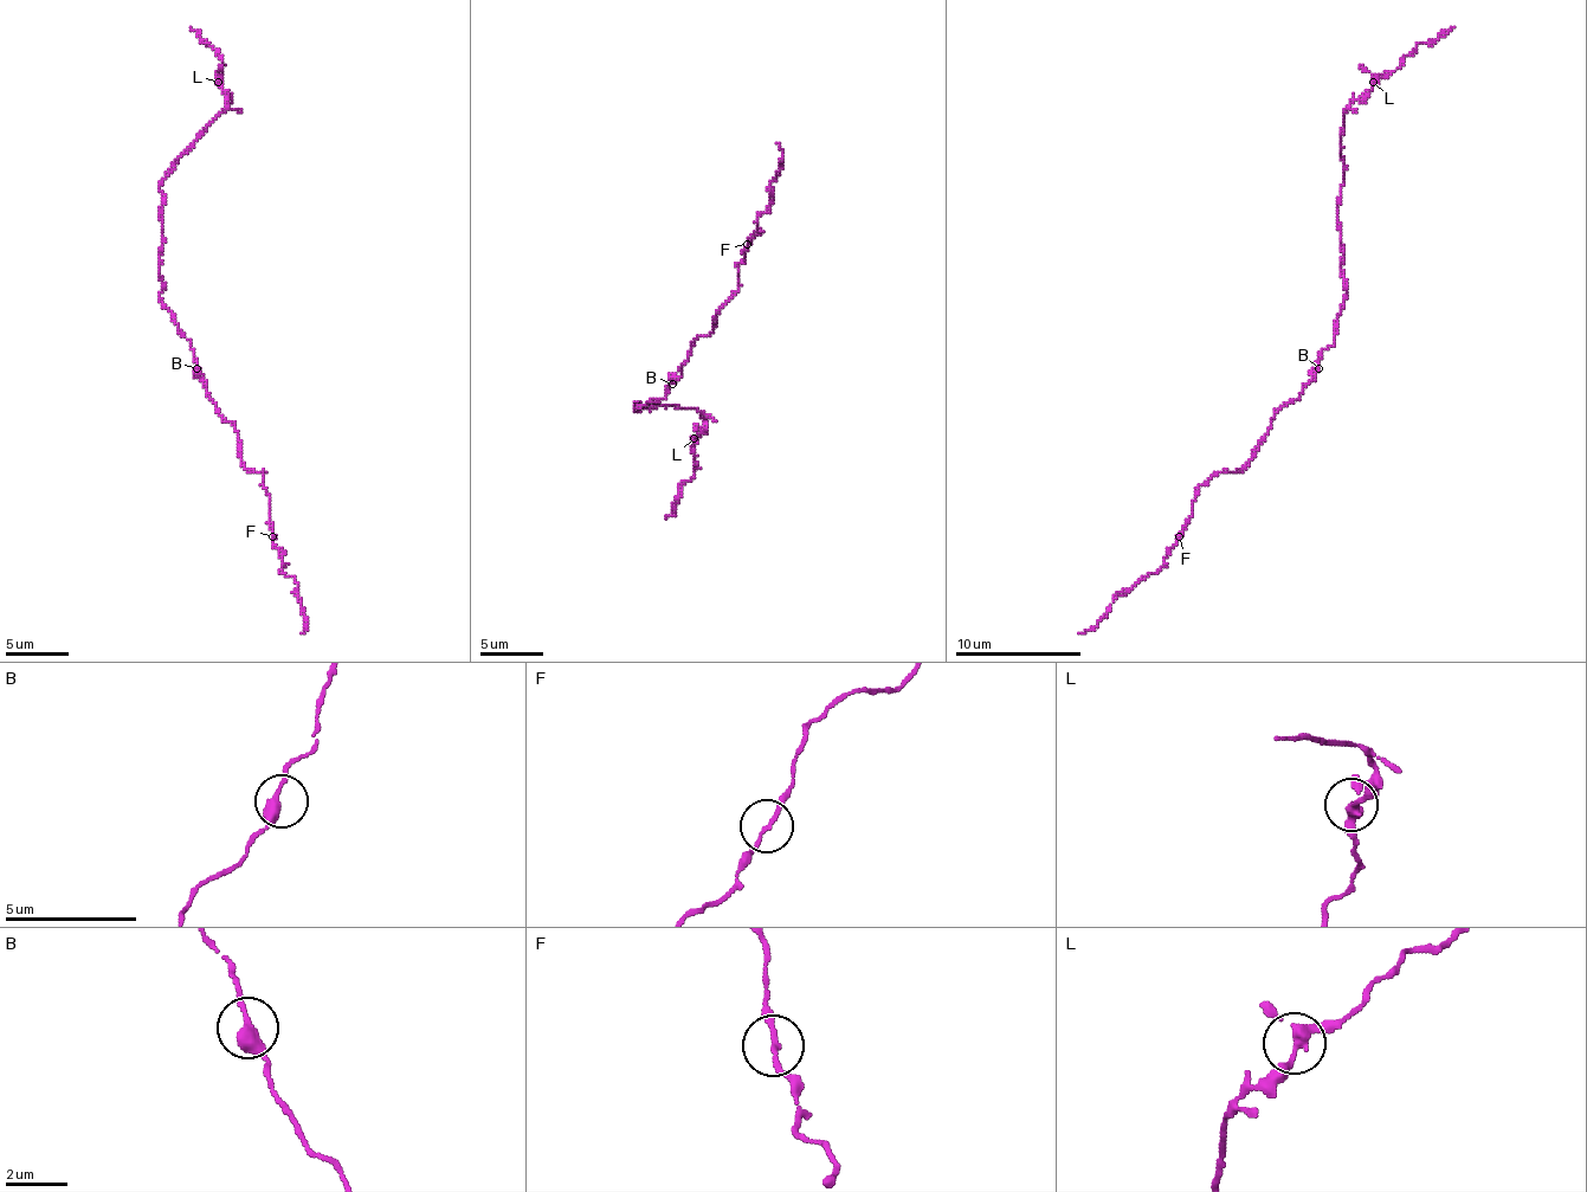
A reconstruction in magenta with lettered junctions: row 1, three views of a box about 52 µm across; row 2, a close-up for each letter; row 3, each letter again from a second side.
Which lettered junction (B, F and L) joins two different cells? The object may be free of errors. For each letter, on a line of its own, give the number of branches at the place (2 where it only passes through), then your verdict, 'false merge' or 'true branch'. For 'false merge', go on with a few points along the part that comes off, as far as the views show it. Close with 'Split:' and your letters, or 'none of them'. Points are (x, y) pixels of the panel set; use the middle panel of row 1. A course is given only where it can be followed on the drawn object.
B: branches 2; true branch
F: branches 2; true branch
L: branches 3; true branch
Split: none of them

